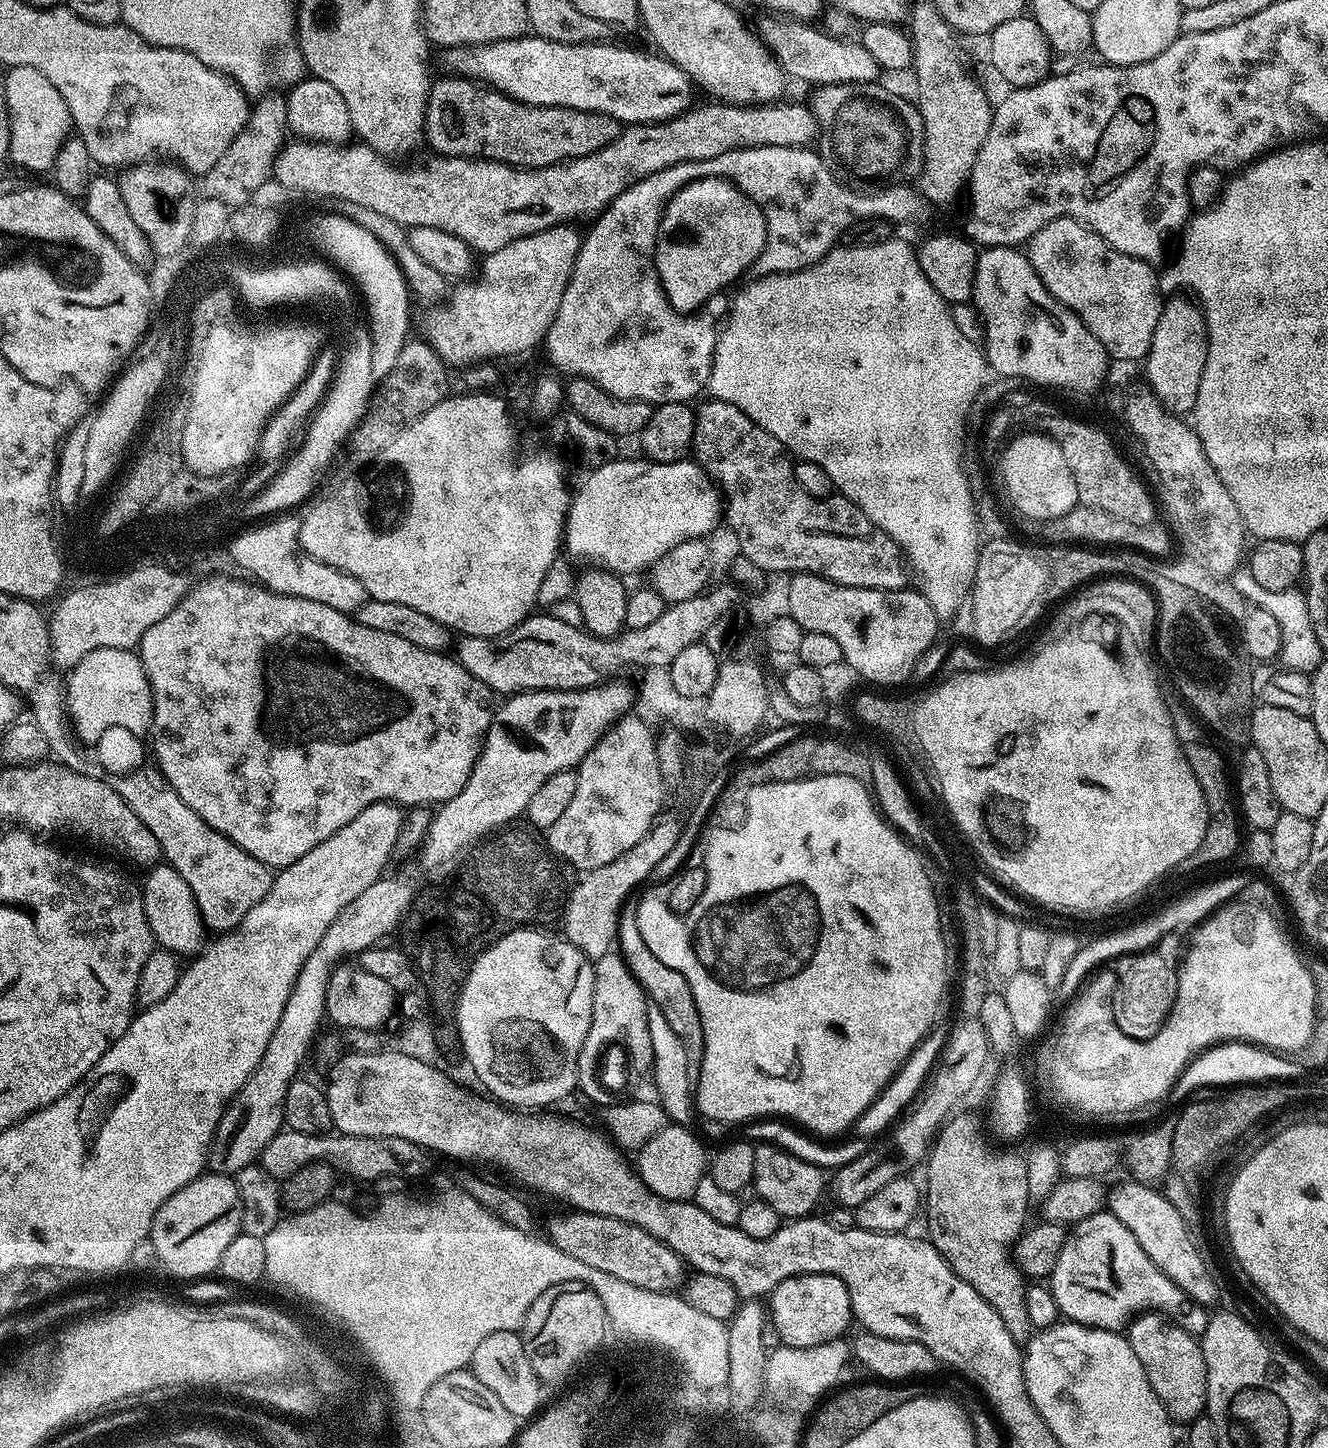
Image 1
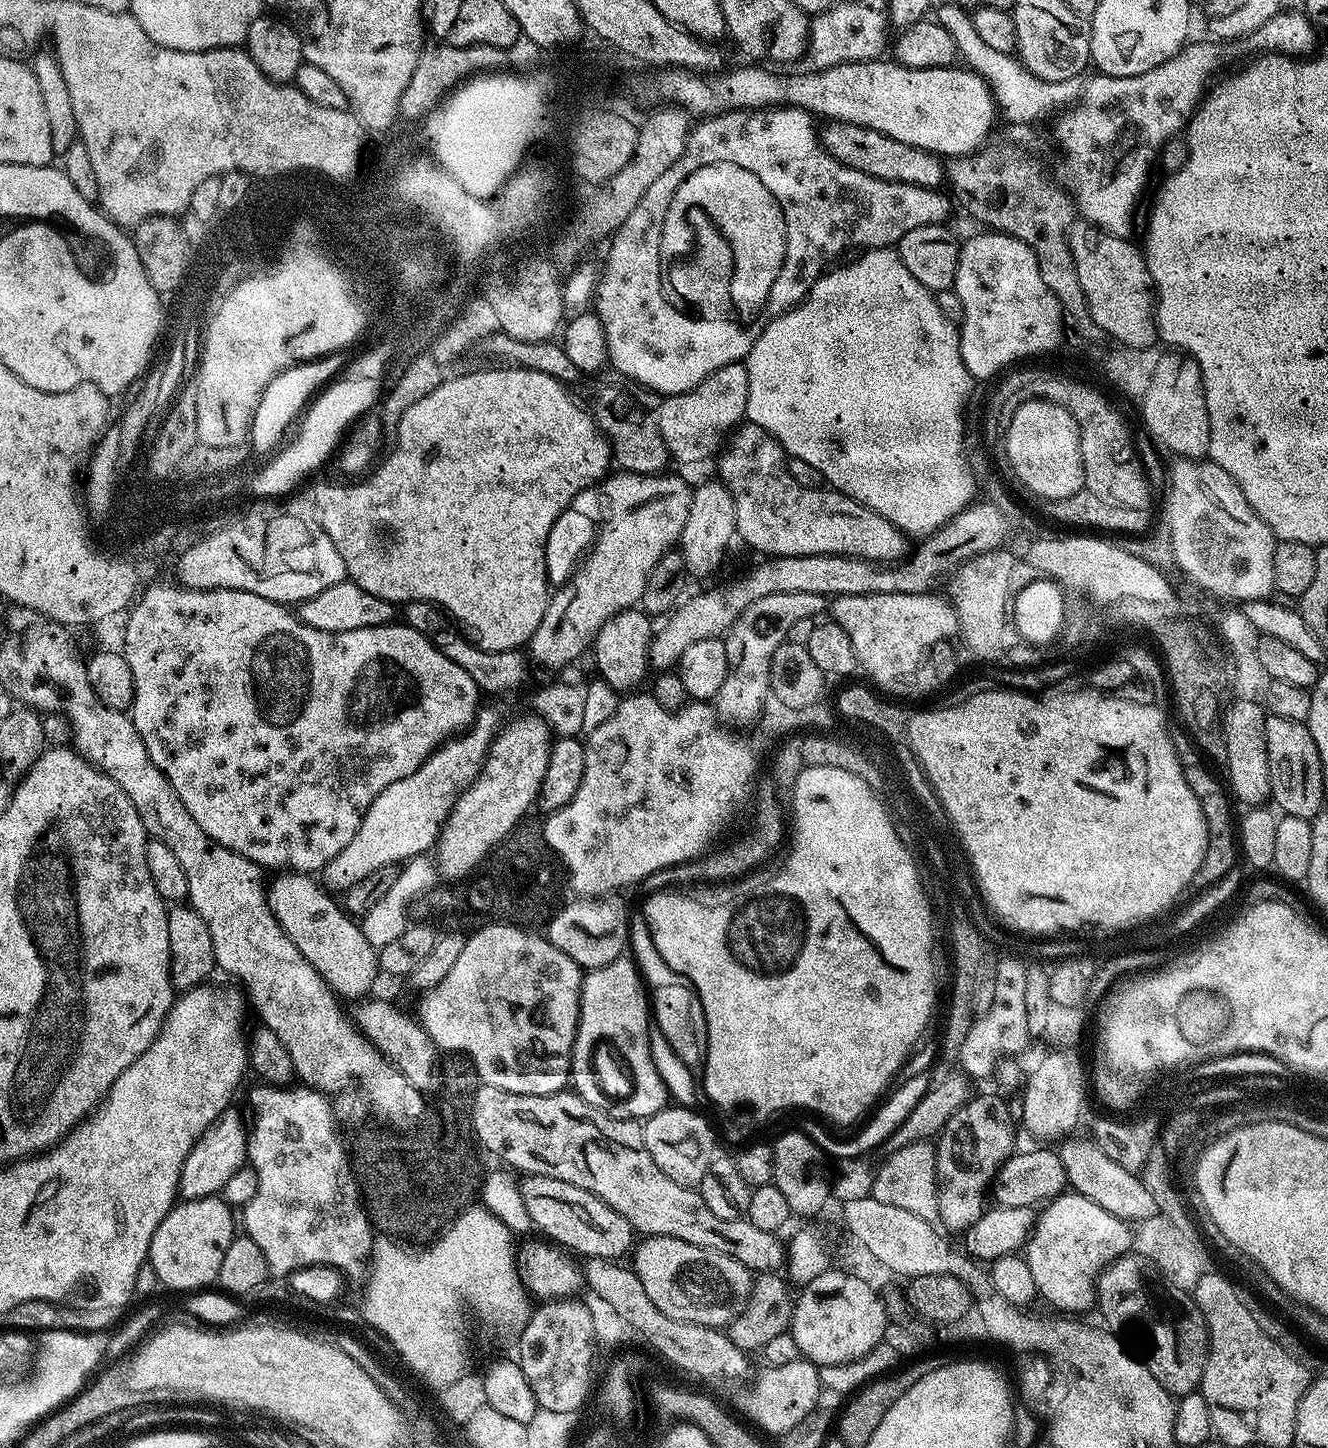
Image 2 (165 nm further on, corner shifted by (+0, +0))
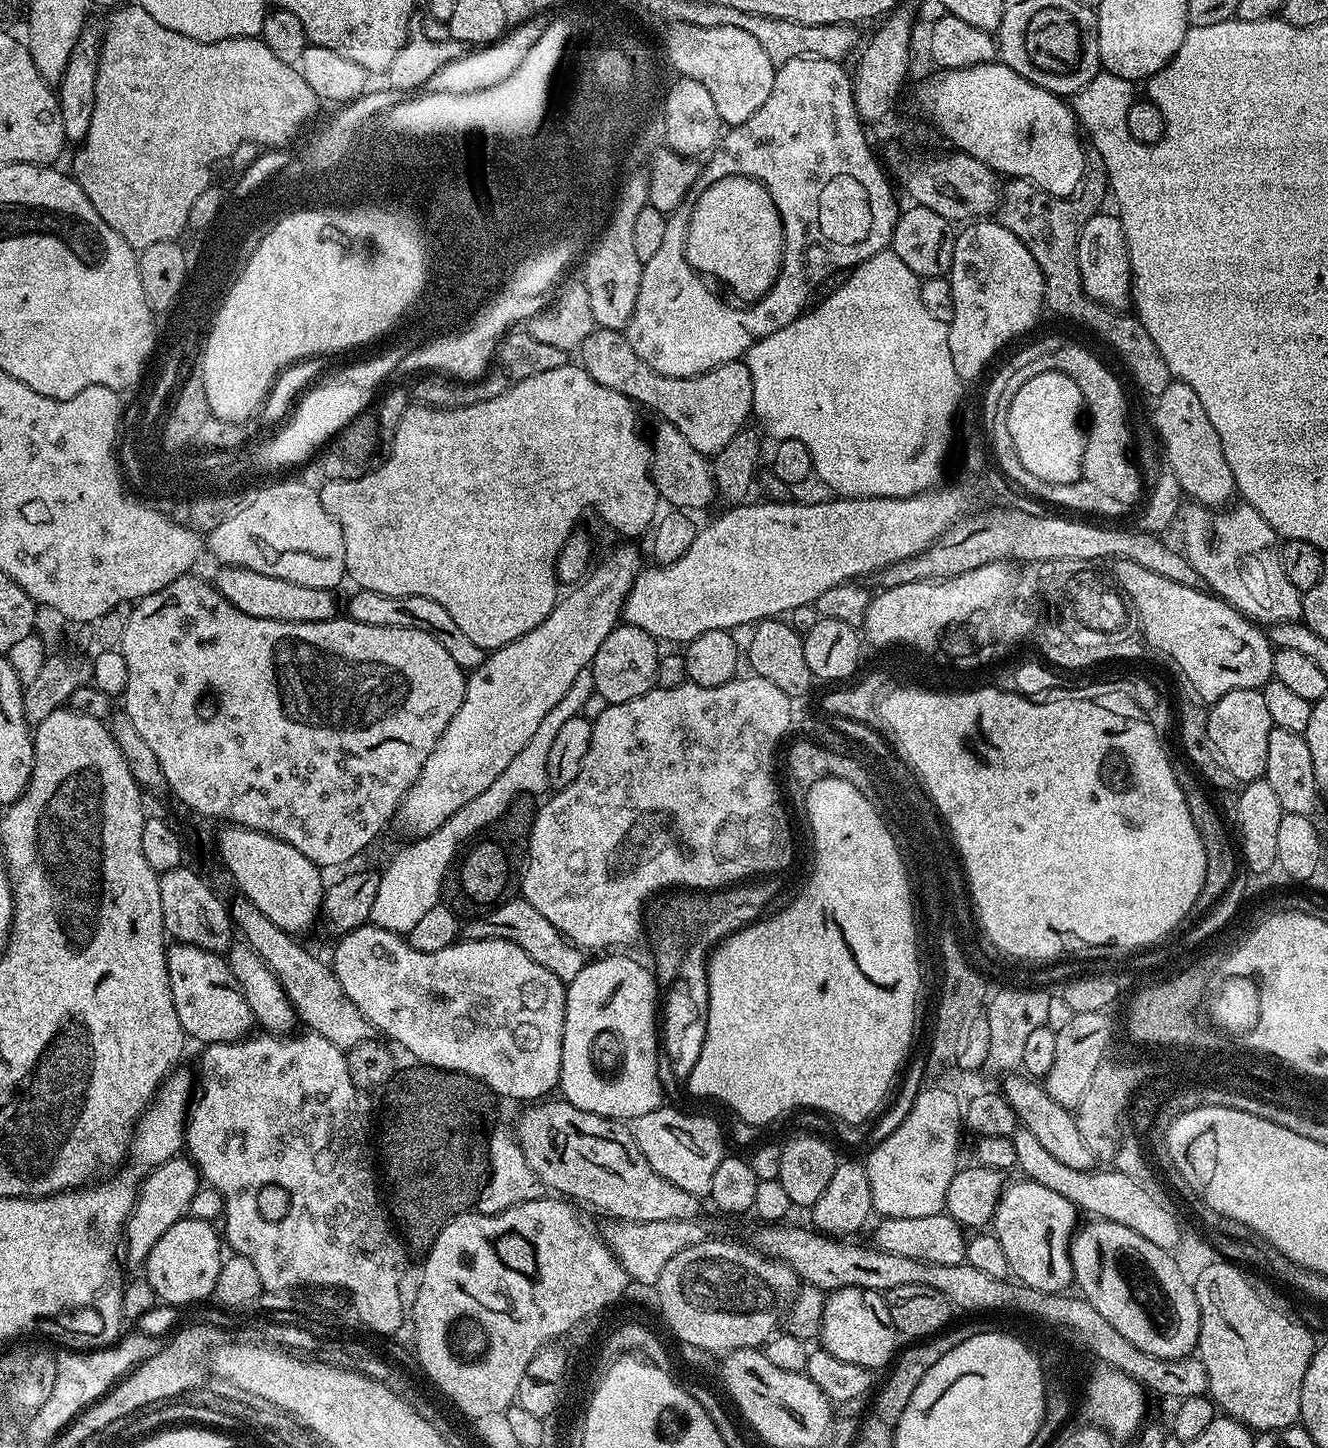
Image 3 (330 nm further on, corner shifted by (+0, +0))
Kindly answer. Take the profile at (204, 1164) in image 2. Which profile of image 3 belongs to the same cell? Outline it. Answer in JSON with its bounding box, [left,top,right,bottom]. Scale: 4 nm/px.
[123,1154,202,1266]

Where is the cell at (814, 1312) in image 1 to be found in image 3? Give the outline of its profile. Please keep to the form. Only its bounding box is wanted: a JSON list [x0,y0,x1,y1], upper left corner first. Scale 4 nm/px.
[818,1288,898,1370]

